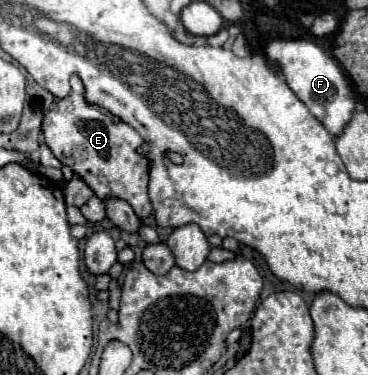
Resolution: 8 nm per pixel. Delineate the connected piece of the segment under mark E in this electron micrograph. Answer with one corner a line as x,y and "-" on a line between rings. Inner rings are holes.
71,75
71,93
69,97
57,99
55,107
47,111
43,119
45,143
53,155
67,167
73,169
85,183
95,191
99,199
119,197
131,203
139,219
145,219
153,213
151,201
147,197
147,179
149,179
149,159
139,153
145,143
143,137
119,117
113,117
107,109
85,101
83,81
77,75

